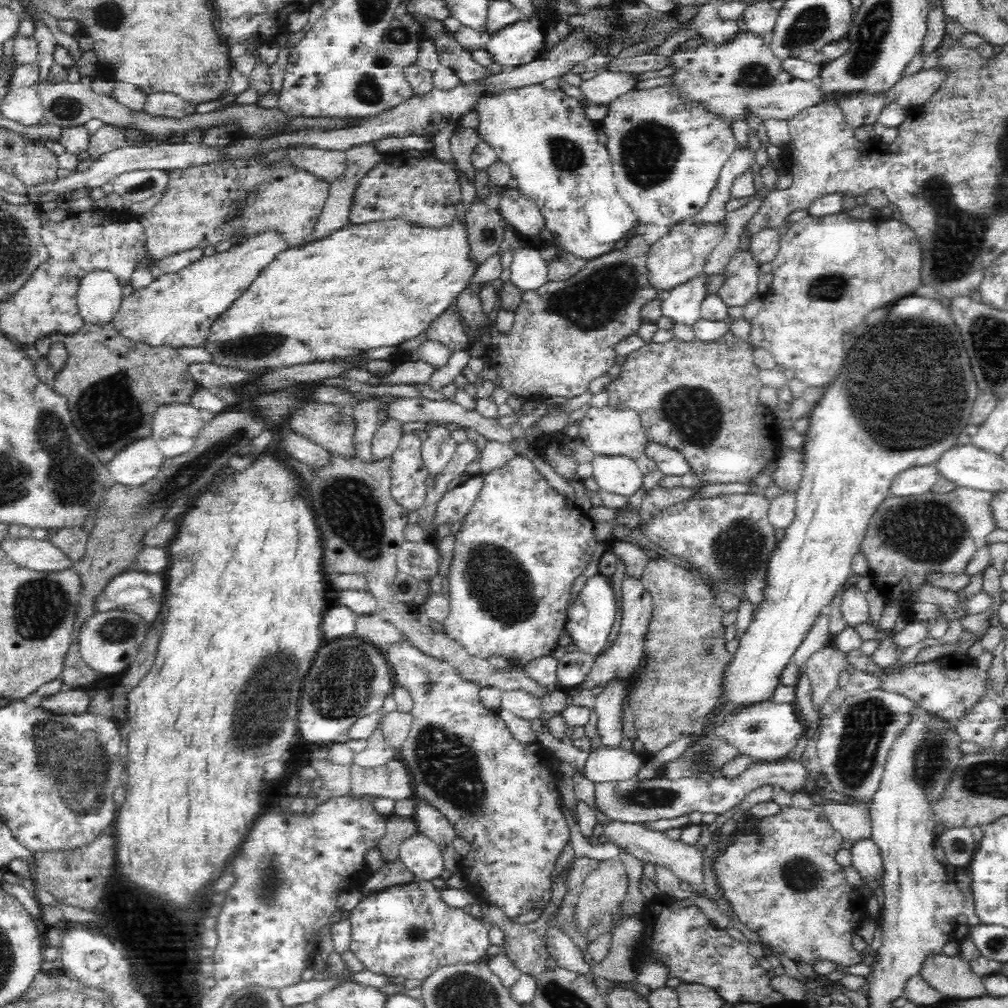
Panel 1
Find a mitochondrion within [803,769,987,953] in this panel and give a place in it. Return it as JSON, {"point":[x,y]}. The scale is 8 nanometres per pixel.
{"point":[958,845]}

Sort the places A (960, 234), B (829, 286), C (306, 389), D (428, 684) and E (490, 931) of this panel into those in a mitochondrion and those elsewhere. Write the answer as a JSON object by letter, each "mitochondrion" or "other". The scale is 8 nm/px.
{"A":"mitochondrion","B":"mitochondrion","C":"other","D":"mitochondrion","E":"other"}

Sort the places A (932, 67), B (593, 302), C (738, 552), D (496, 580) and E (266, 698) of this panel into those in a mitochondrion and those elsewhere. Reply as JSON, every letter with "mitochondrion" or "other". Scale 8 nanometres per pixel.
{"A":"other","B":"mitochondrion","C":"mitochondrion","D":"mitochondrion","E":"mitochondrion"}

